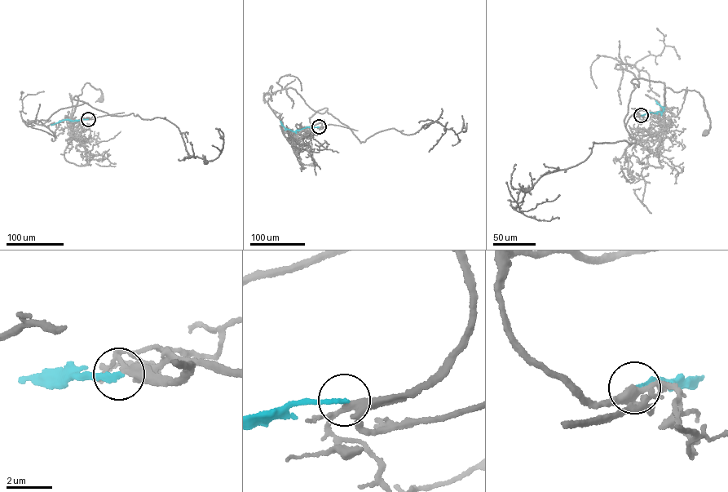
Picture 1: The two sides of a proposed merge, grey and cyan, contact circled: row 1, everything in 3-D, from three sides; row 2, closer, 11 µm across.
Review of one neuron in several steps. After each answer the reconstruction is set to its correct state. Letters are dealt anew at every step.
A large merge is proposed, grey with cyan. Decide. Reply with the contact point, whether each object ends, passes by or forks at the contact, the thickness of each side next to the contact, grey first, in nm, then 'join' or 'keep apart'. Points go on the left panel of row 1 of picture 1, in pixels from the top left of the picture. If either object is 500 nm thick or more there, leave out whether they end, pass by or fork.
place (88, 119); grey forks; cyan ends; calibres 240 and 200 nm; keep apart

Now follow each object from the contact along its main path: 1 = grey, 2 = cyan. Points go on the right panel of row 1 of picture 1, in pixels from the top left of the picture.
1: (641, 115), (637, 110), (661, 114), (664, 88), (695, 90), (703, 97), (709, 119), (710, 128), (705, 132)
2: (641, 115), (664, 110), (655, 100)

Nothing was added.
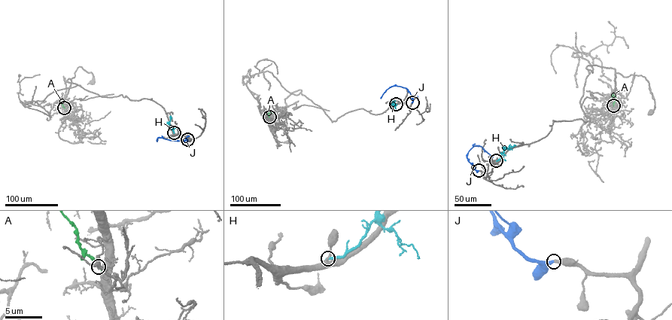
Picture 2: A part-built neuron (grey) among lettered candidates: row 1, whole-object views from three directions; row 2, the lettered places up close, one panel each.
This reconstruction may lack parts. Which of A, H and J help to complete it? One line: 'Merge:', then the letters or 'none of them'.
Merge: J

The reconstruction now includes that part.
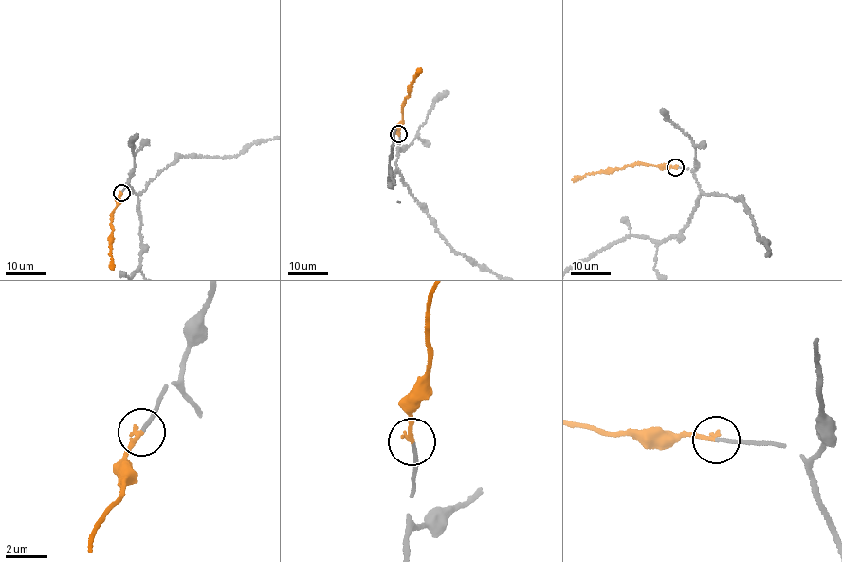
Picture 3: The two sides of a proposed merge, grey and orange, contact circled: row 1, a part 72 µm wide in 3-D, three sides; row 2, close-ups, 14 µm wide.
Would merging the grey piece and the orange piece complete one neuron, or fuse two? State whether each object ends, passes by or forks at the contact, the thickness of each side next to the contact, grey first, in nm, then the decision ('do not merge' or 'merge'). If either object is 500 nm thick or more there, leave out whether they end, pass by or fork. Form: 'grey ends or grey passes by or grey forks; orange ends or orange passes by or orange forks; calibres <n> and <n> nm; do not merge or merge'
grey ends; orange ends; calibres 160 and 240 nm; merge

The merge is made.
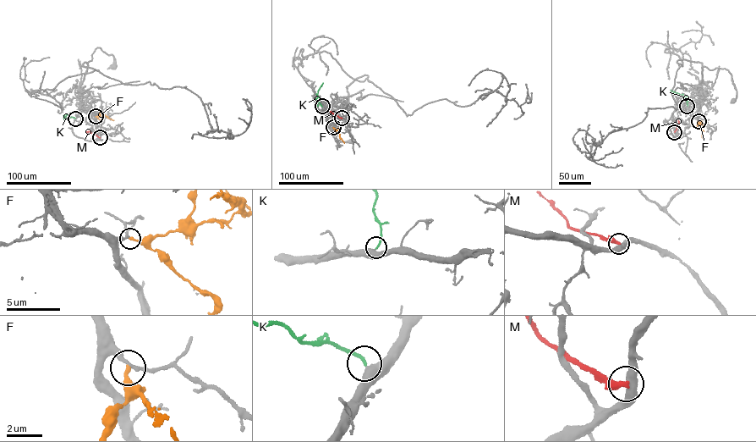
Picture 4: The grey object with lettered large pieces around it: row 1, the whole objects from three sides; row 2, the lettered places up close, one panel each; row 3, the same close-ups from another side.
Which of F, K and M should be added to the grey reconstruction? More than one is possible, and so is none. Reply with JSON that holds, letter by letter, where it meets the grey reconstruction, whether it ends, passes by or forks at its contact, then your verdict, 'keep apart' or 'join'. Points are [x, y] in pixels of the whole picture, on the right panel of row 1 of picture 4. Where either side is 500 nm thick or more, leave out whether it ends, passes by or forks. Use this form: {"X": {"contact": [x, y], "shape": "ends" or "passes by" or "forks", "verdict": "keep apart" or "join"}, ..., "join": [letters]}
{"F": {"contact": [698, 121], "shape": "ends", "verdict": "keep apart"}, "K": {"contact": [687, 106], "verdict": "join"}, "M": {"contact": [674, 132], "shape": "ends", "verdict": "keep apart"}, "join": ["K"]}

